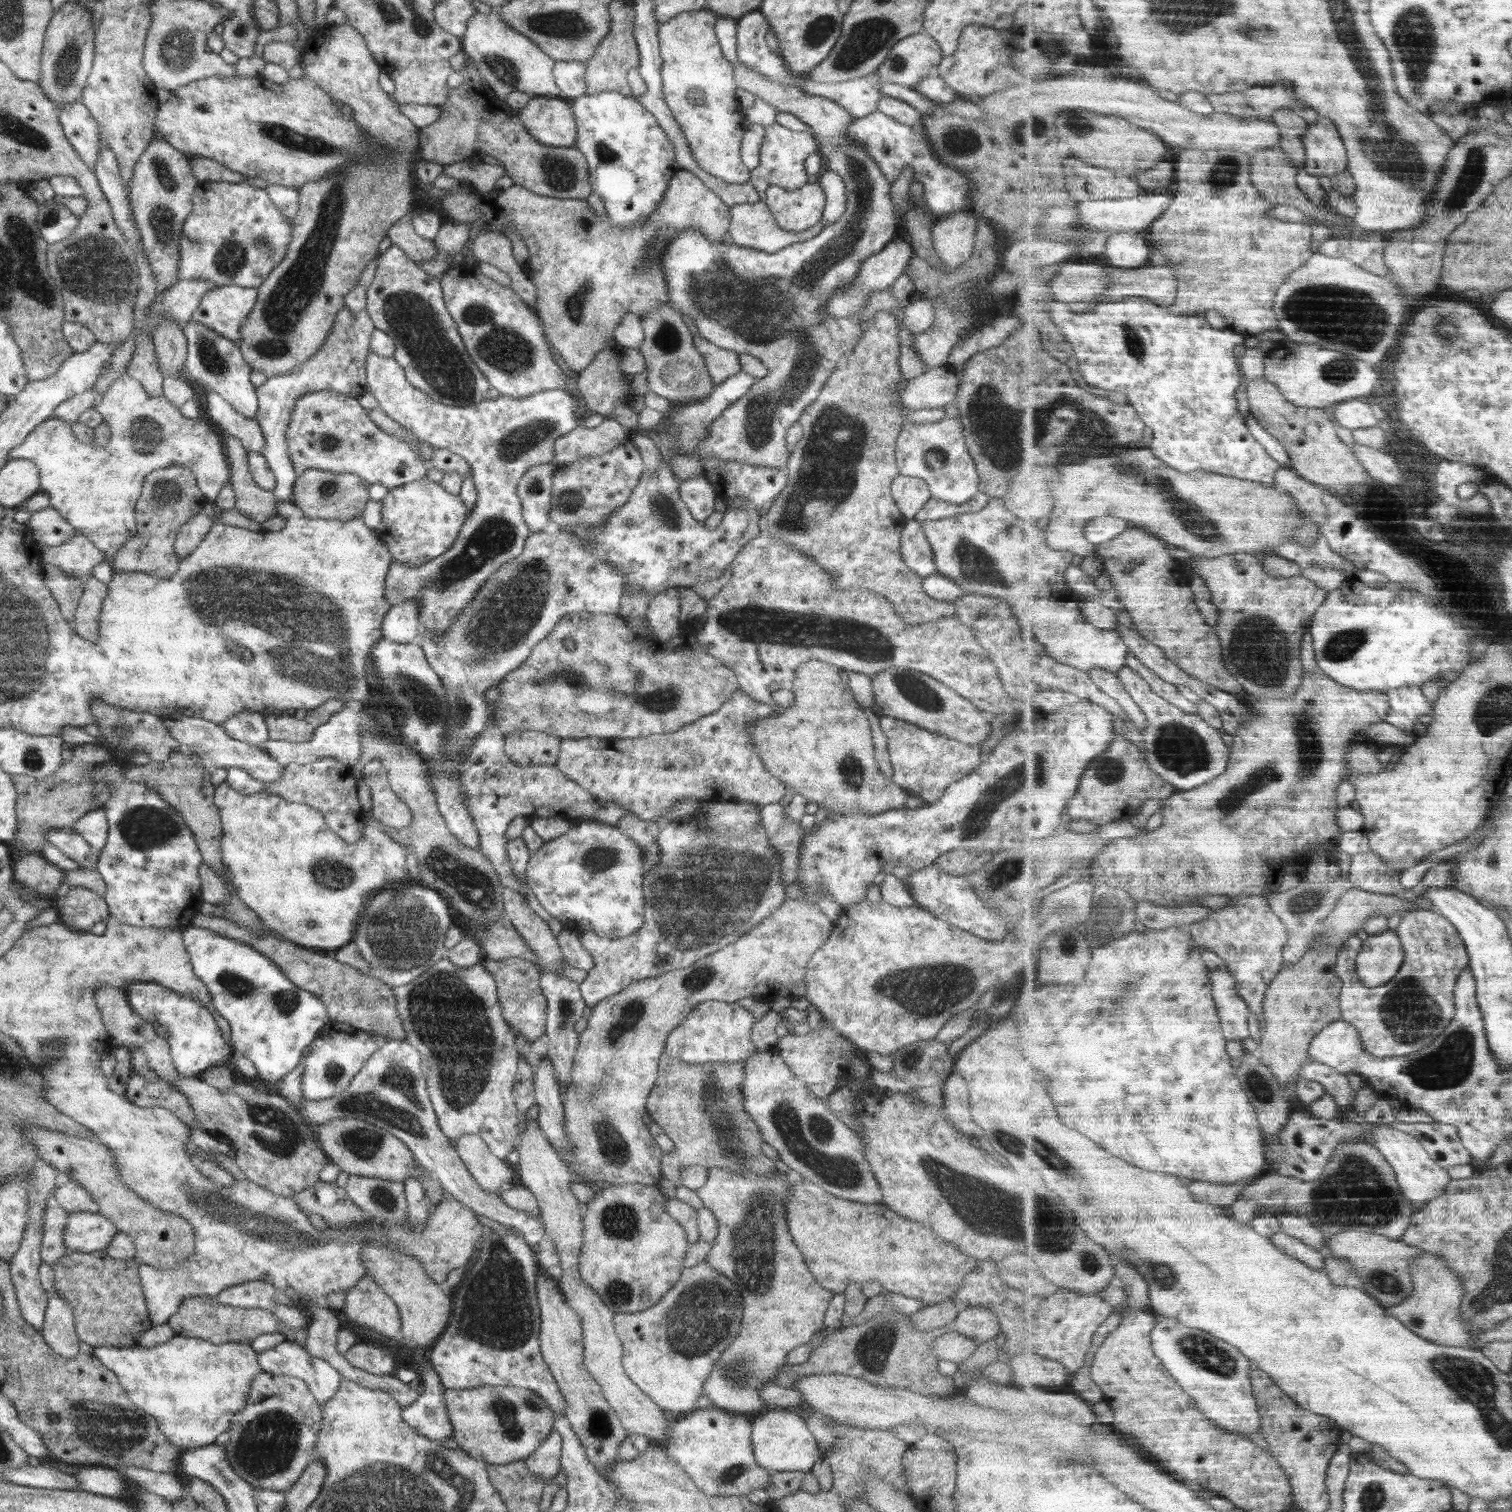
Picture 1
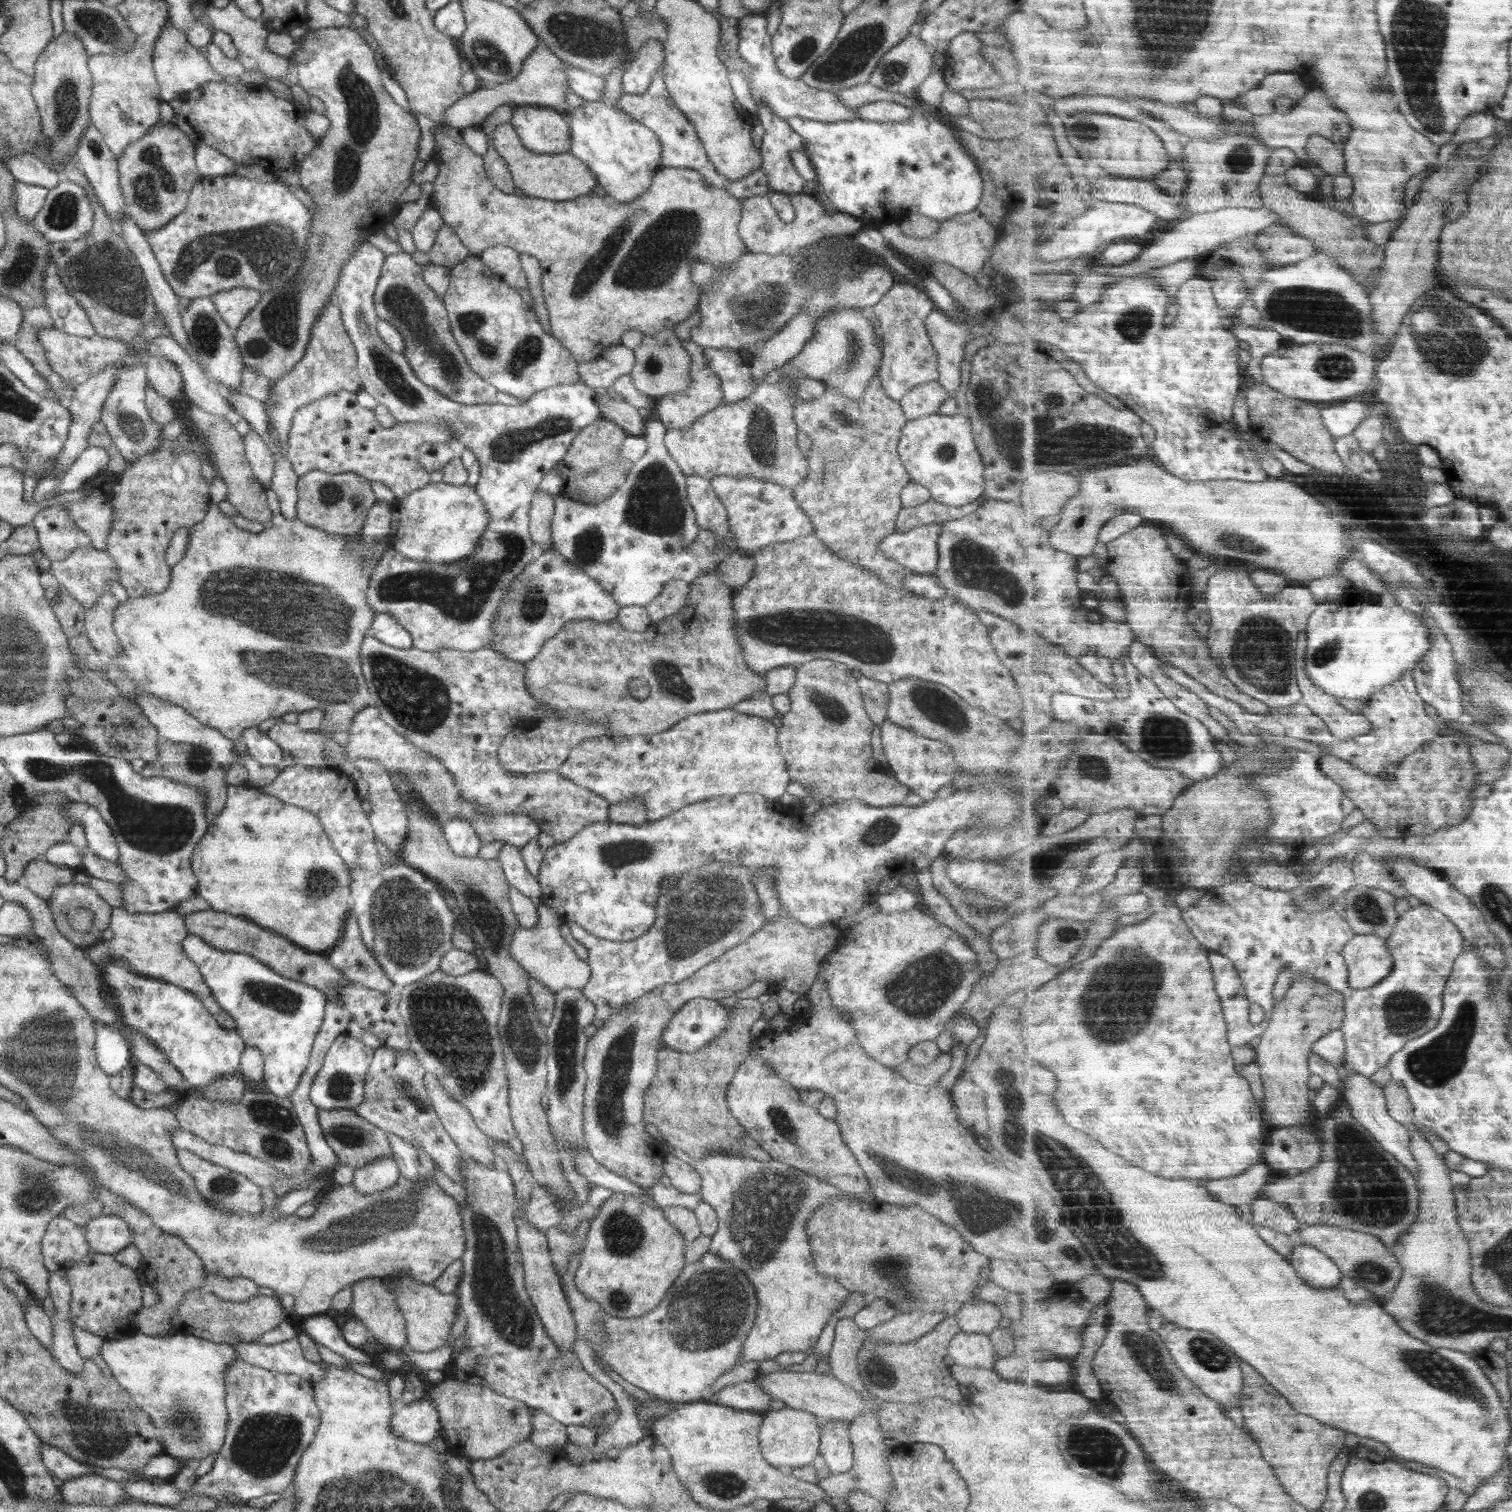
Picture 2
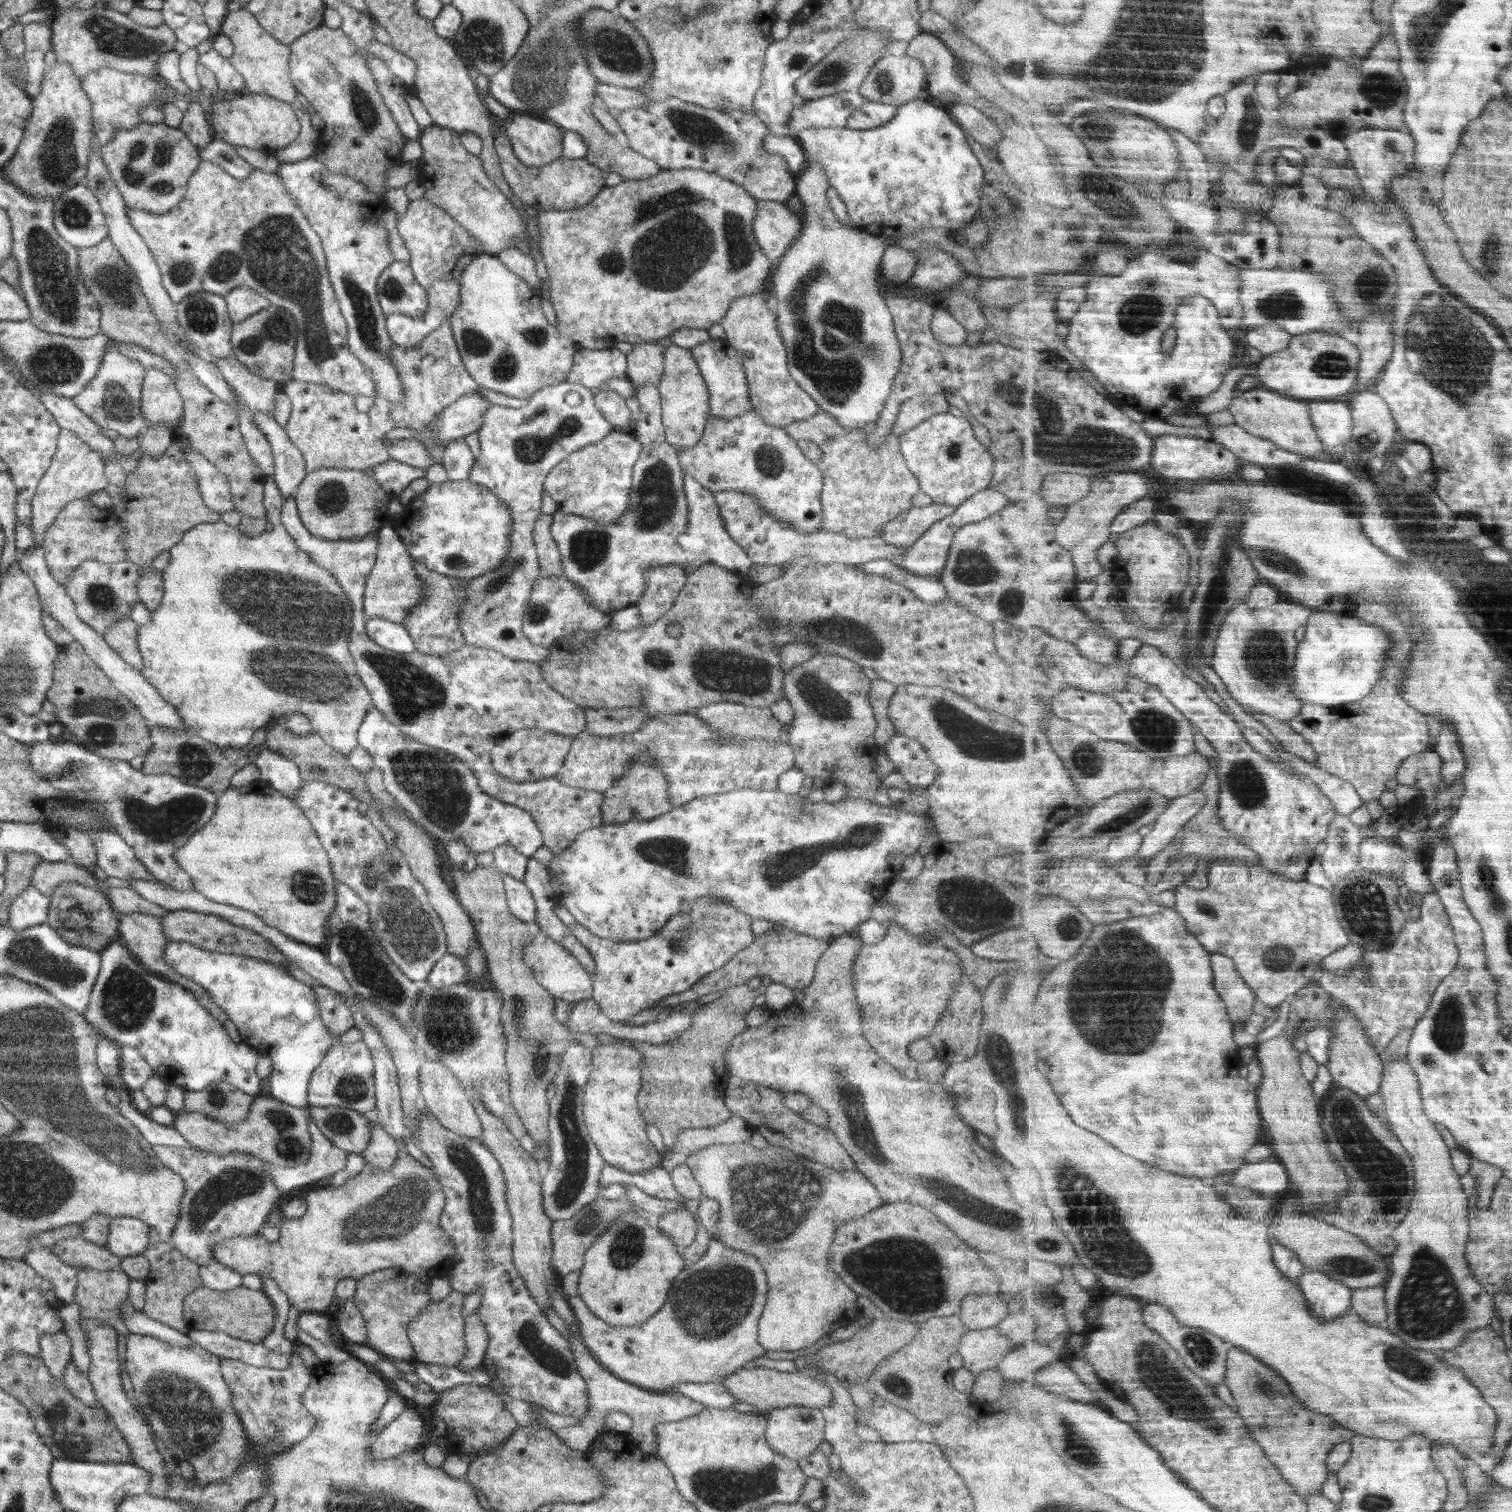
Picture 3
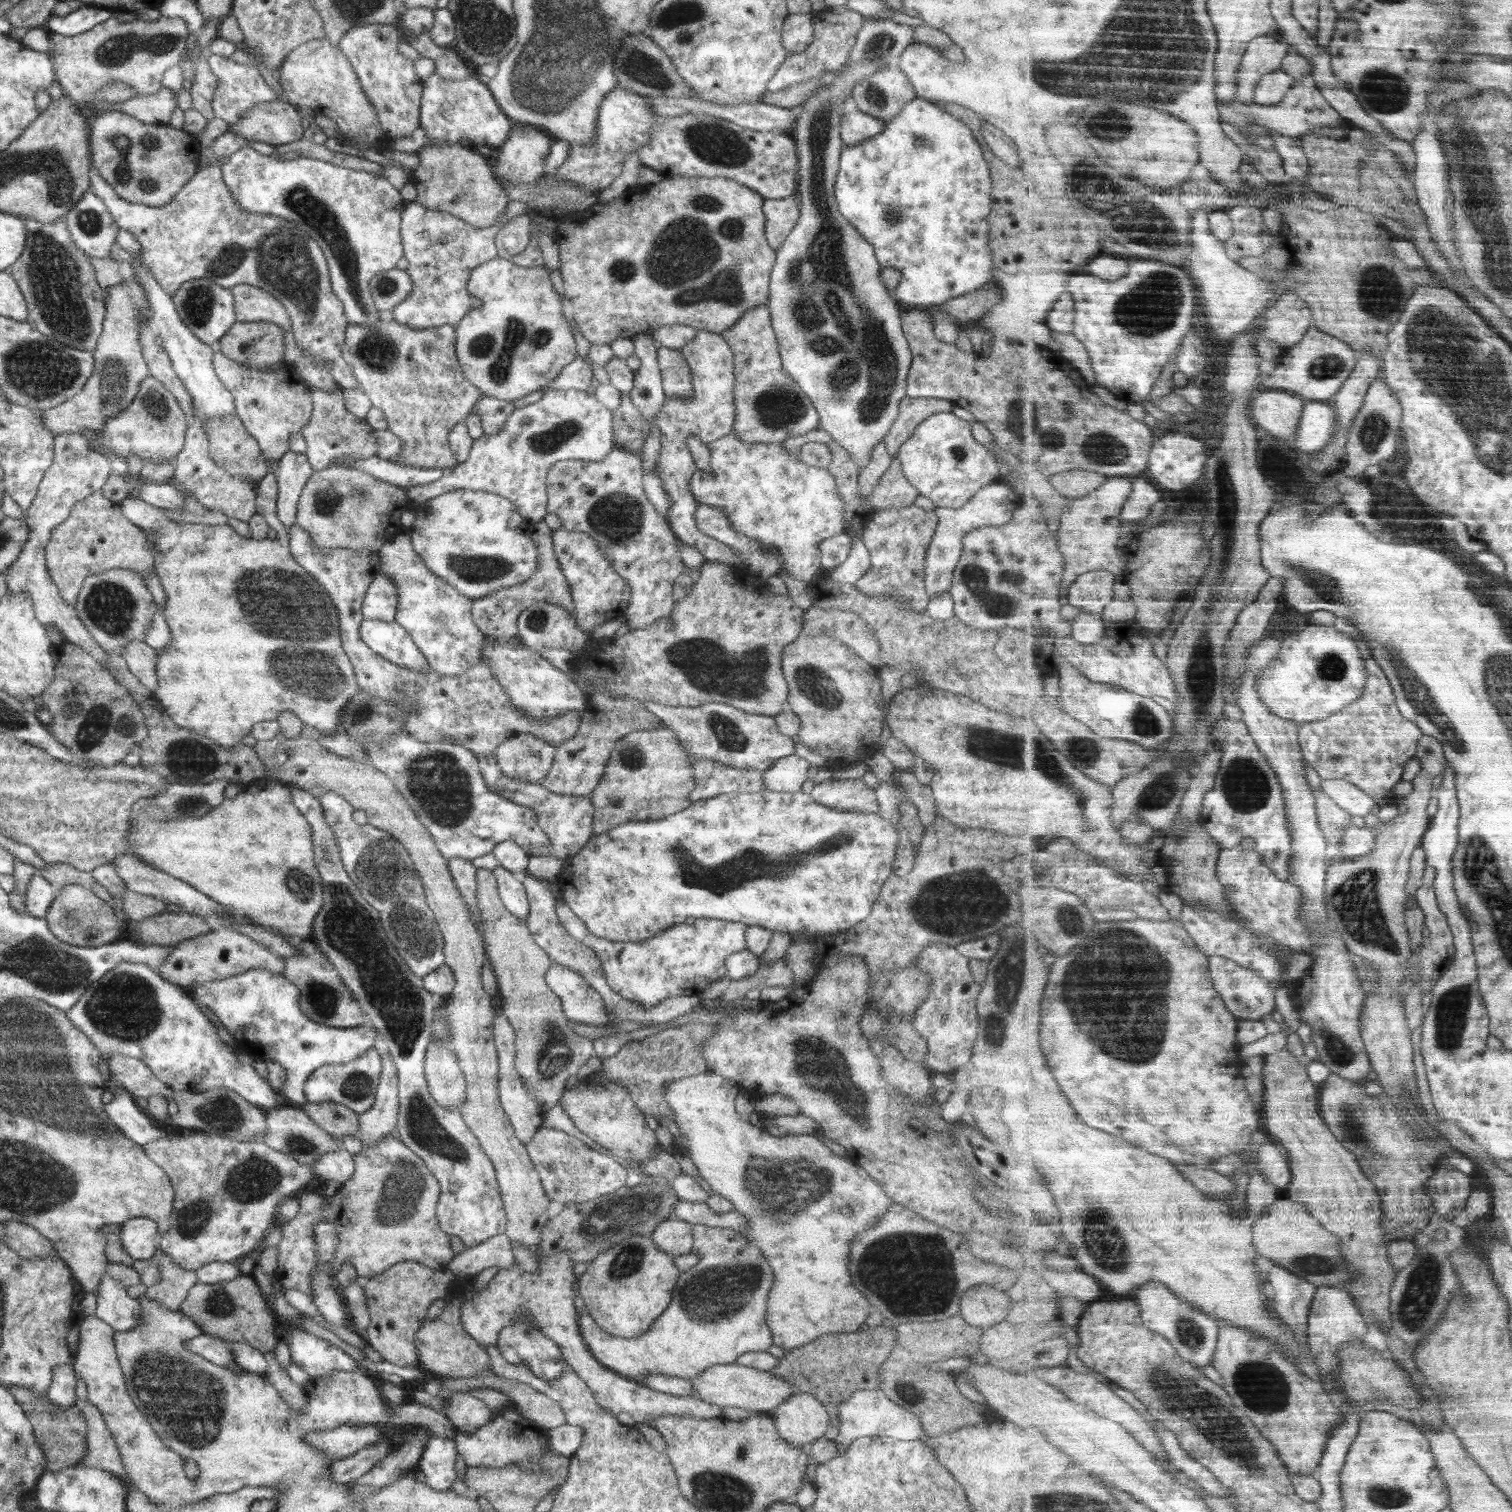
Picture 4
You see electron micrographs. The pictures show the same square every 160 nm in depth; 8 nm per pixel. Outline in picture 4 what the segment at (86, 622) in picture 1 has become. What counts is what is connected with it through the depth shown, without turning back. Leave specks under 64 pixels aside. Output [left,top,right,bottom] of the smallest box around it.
[122,640,158,691]

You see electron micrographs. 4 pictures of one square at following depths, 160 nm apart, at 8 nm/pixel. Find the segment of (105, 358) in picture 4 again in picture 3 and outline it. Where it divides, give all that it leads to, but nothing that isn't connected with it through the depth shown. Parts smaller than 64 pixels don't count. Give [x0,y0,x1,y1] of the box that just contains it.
[73,348,147,438]

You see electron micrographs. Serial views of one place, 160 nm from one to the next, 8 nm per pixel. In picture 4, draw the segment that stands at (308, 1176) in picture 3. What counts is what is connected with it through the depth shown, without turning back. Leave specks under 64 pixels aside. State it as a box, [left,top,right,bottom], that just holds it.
[310,1147,354,1183]

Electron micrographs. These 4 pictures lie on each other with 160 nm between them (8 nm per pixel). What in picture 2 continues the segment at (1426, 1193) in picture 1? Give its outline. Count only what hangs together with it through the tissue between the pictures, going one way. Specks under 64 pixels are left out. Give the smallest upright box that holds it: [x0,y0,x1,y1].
[1343,1073,1420,1183]

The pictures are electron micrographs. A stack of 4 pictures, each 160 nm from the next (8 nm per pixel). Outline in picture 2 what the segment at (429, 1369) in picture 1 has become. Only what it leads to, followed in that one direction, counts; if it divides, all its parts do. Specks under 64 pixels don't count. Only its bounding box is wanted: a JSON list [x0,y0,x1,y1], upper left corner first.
[391,1398,441,1444]

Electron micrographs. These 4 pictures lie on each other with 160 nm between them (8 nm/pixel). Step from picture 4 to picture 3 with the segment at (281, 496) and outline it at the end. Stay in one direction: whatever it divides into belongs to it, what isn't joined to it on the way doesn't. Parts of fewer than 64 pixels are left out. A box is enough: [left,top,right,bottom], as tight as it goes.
[254,412,307,498]

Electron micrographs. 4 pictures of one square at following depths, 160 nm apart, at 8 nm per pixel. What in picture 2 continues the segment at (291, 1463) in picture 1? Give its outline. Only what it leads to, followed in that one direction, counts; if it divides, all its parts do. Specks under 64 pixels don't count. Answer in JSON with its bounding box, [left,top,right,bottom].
[120,1358,321,1508]

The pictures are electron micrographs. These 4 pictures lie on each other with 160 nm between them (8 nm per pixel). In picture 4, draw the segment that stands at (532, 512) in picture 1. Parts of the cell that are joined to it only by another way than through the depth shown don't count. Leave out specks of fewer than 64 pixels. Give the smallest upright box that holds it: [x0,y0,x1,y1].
[471,520,575,640]

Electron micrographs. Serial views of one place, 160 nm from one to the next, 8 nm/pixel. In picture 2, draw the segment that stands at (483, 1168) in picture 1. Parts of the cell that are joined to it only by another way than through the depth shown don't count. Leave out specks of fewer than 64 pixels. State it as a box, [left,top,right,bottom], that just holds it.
[424,1073,496,1168]

